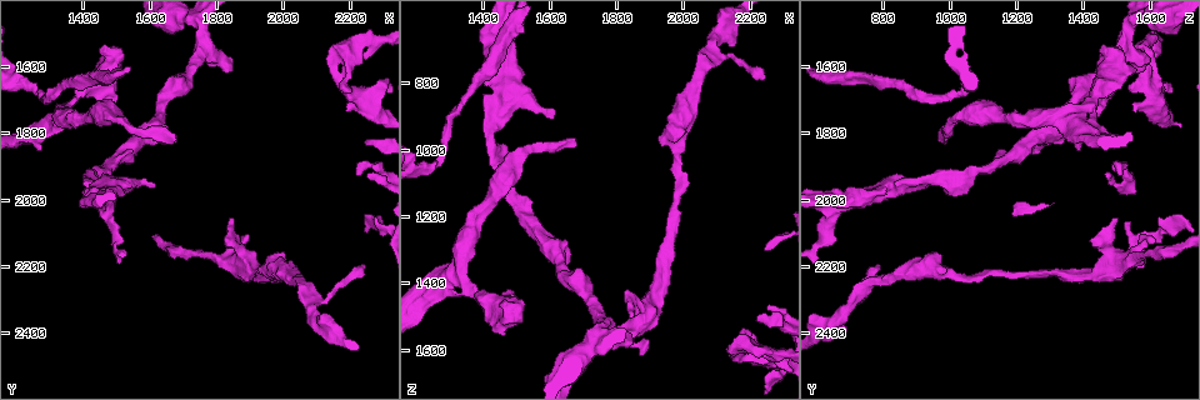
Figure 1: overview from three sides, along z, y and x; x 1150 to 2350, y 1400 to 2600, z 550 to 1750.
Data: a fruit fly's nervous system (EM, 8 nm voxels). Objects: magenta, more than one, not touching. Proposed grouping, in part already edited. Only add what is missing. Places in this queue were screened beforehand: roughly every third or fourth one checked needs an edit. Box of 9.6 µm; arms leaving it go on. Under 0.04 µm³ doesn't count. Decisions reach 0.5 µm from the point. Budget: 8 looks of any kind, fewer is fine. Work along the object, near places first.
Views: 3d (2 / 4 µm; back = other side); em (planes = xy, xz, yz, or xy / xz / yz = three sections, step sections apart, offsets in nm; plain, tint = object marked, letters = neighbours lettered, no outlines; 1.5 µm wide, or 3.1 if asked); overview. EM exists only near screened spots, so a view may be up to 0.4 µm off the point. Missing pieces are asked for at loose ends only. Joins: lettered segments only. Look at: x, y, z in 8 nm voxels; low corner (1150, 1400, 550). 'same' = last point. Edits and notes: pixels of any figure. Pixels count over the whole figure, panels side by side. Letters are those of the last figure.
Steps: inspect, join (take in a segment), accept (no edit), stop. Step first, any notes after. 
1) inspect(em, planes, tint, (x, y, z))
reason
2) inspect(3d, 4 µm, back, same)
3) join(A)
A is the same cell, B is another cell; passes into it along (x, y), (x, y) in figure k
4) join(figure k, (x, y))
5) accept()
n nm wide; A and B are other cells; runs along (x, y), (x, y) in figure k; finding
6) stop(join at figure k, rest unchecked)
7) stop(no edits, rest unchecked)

inspect(em, yz, step 4, tint, (1610, 1960, 900))
thick end

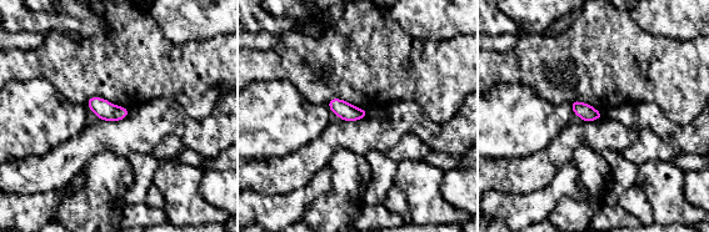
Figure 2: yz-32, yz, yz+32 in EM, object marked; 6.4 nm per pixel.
inspect(em, planes, letters, same)
another direction

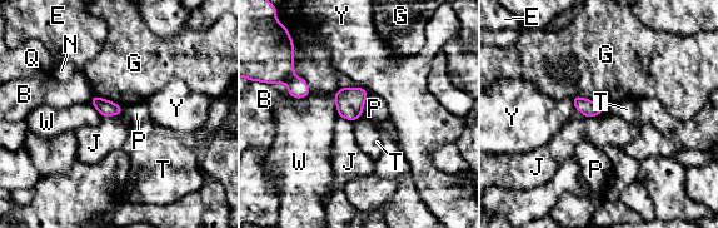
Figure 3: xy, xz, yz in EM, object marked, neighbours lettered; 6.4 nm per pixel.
accept()
B, E, G, J, N, P, Q, T, W and Y are other cells; border along (604, 110), (584, 117) in figure 3; none of them fits

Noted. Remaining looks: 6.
inspect(3d, 2 µm, (1900, 2110, 1570))

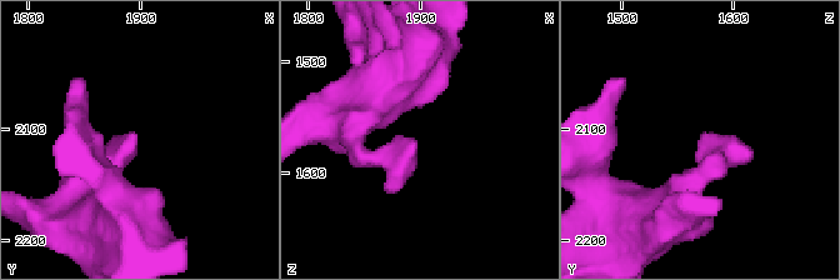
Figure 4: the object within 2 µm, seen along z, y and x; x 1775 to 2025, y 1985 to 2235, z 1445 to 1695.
inspect(em, planes, plain, (1898, 2104, 1572))
now the EM

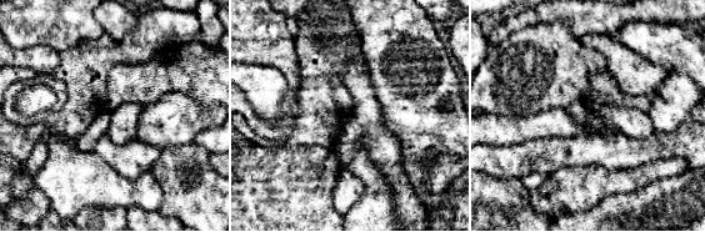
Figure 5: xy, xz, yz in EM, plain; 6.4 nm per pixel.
inspect(em, planes, letters, same)

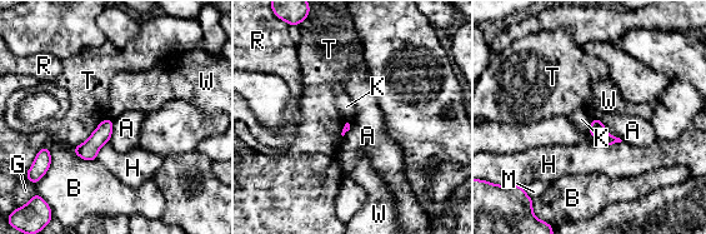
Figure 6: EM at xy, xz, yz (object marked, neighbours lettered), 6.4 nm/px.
accept()
A, B, G, H, K, M, R, T and W are other cells; border along (592, 119), (587, 130) in figure 6; no lettered segment goes on from it

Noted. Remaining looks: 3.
inspect(em, planes, letters, (1450, 1750, 1440))

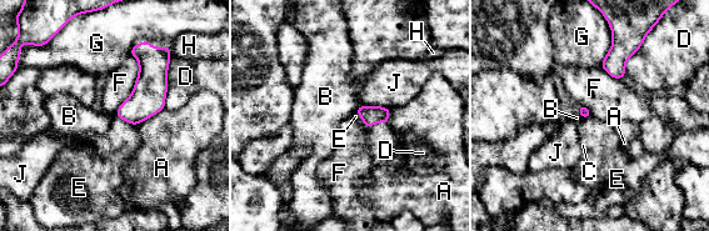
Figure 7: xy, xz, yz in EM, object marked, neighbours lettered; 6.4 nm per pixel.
accept()
A, B, C, D, E, F, G, H and J are other cells; border along (359, 106), (354, 111) in figure 7; no lettered segment goes on from it

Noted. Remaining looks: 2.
stop(no edits, rest unchecked)

